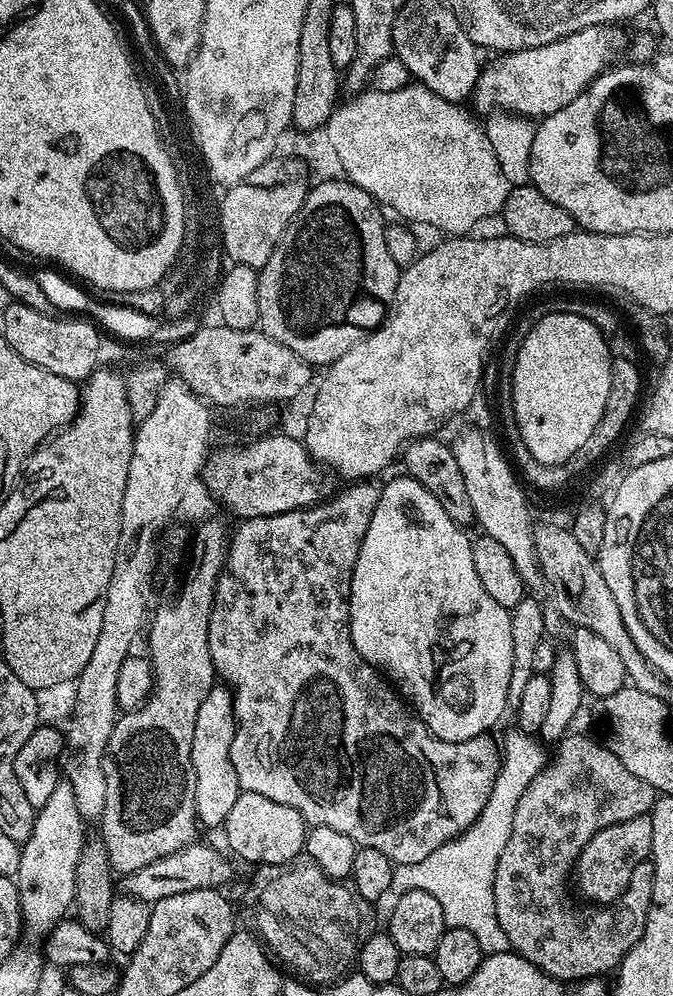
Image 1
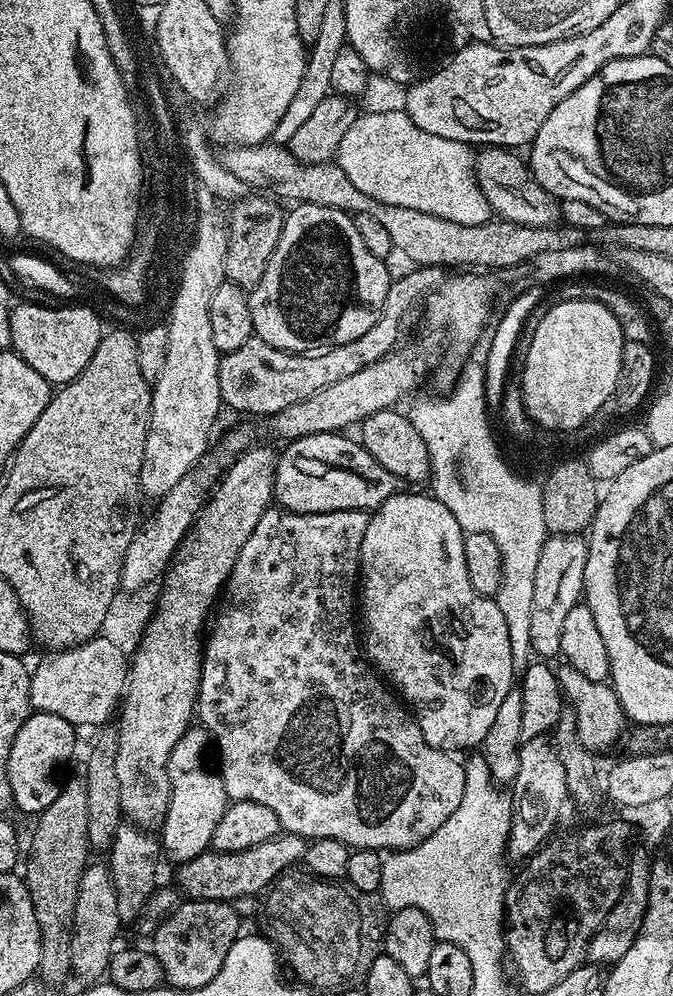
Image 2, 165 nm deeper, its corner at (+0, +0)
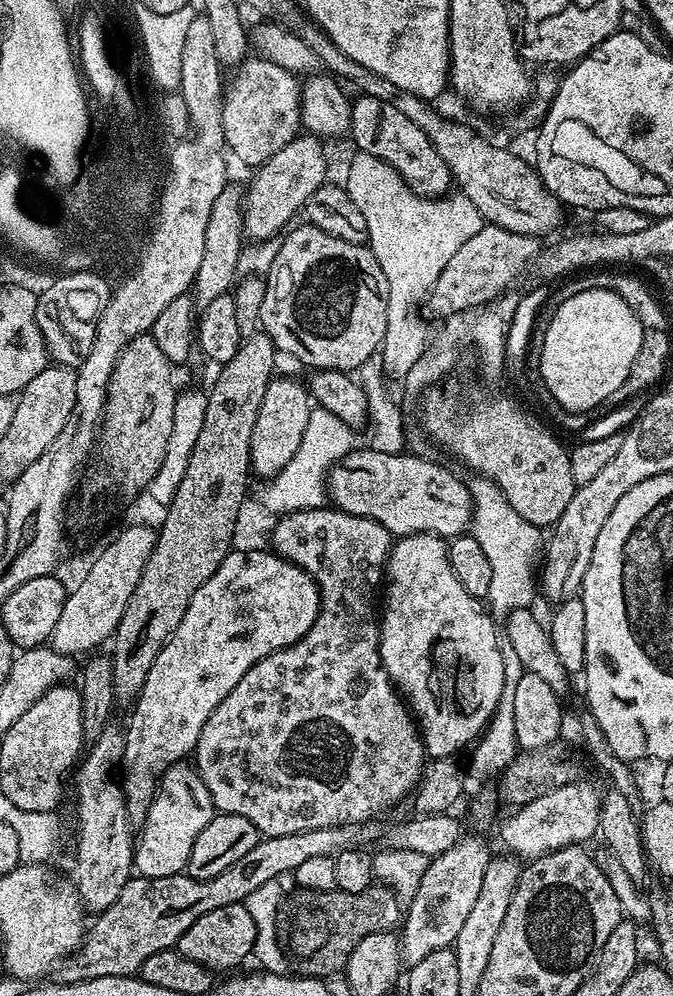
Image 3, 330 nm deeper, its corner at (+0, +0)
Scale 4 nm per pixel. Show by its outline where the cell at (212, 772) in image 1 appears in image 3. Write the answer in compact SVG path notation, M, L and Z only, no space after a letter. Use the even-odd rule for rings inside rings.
M181 762L167 768L134 840L135 871L146 878L181 875L187 869L194 841L202 830L206 830L215 815L217 811L210 798L210 790L206 790L206 782L202 782L199 772L191 763Z

